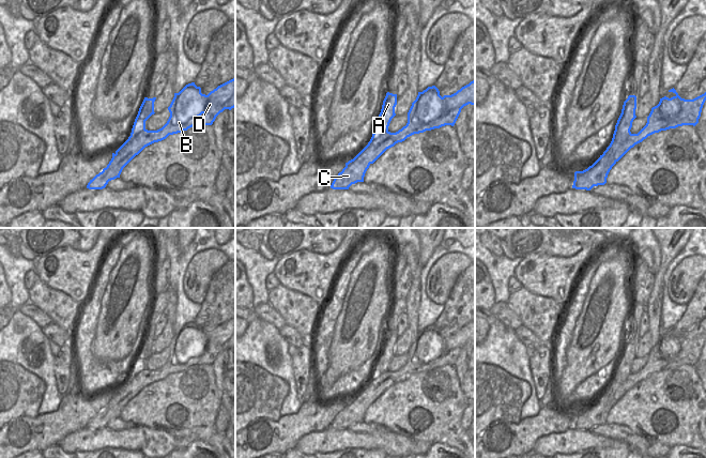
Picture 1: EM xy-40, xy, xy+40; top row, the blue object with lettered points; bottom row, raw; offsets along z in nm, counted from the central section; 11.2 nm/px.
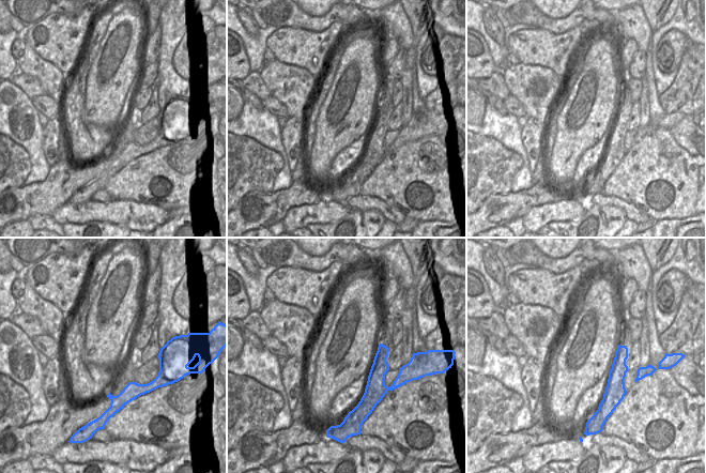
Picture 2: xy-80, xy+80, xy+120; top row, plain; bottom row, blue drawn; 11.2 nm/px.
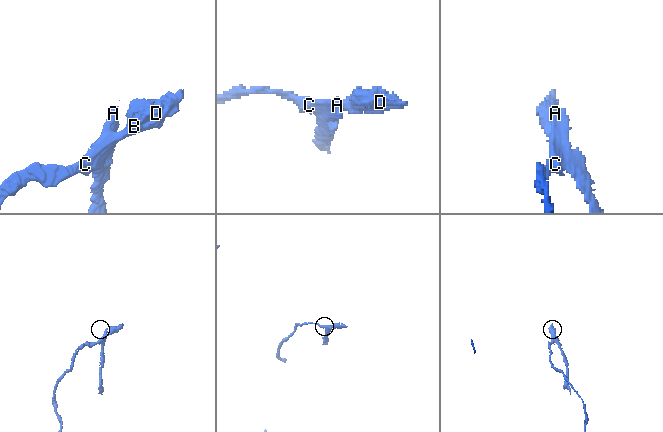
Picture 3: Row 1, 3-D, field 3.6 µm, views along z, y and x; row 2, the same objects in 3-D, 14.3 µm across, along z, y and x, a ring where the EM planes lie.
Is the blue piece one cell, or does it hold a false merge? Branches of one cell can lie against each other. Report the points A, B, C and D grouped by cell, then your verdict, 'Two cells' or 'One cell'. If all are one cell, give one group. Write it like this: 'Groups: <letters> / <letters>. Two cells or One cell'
Groups: A / B C D. Two cells

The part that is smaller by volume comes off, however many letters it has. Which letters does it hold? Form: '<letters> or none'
A

